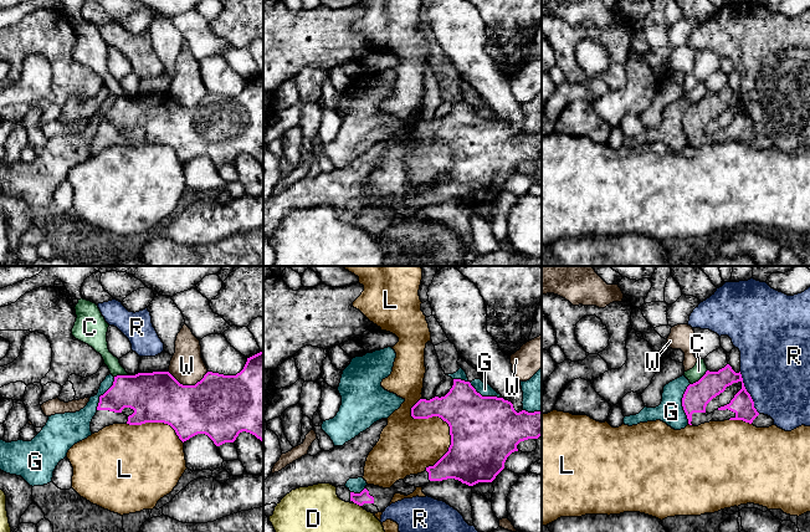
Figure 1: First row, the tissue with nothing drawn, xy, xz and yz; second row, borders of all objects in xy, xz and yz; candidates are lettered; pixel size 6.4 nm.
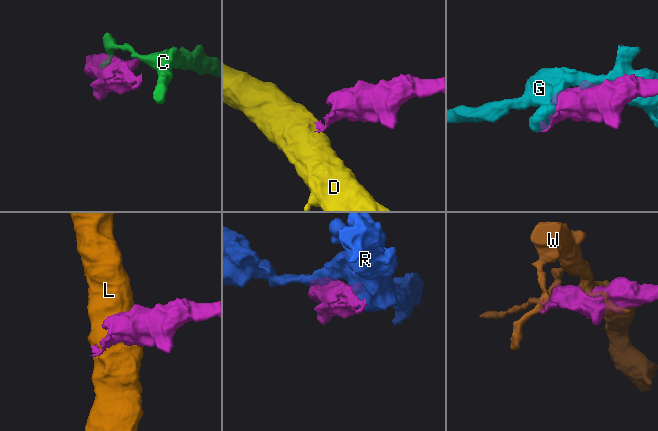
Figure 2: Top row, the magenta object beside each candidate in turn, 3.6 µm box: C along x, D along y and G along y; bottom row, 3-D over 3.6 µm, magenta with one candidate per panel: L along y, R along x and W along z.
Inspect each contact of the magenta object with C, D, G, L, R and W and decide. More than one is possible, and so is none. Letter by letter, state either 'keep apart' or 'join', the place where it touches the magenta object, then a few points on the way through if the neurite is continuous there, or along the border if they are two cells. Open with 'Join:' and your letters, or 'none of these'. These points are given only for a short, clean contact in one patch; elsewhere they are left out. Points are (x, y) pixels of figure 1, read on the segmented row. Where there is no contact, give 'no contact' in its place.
Join: none of these
C: keep apart | yz (701, 378) | along yz (707, 369), (691, 384)
D: keep apart | xz (358, 504) | along xz (354, 502), (360, 506)
G: keep apart | xz (476, 392)
L: keep apart | xz (445, 420)
R: keep apart | yz (748, 393) | along yz (739, 372), (753, 407), (759, 413)
W: keep apart | xy (188, 385)

